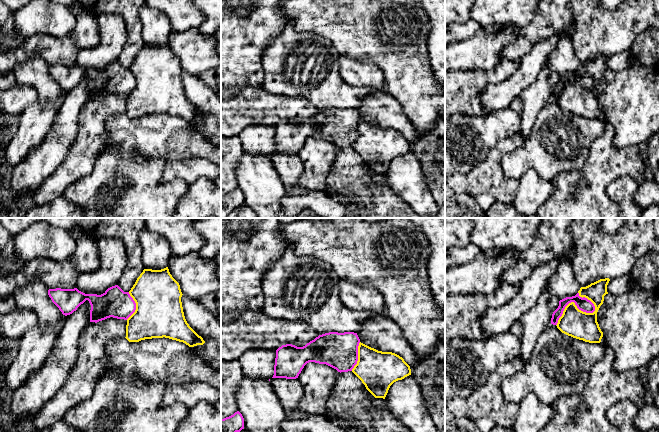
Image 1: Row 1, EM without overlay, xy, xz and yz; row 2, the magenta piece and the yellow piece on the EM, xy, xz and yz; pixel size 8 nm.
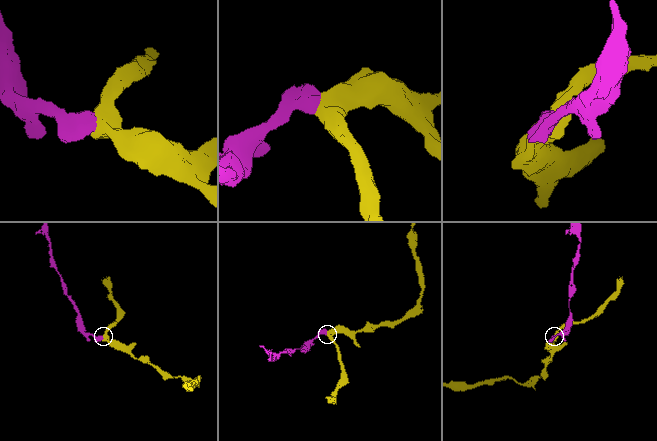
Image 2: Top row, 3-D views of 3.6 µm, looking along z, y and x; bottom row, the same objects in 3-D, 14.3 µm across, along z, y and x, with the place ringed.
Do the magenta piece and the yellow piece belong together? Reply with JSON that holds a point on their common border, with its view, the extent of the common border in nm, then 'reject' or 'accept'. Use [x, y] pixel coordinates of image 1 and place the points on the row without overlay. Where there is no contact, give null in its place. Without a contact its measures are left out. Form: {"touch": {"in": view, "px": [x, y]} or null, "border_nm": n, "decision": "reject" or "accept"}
{"touch": {"in": "yz", "px": [574, 78]}, "border_nm": 360, "decision": "reject"}

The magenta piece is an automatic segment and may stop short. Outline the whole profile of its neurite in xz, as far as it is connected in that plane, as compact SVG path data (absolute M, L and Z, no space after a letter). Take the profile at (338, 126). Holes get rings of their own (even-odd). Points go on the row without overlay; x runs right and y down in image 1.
M329 108L303 123L282 121L276 126L272 154L296 155L309 138L326 140L338 148L352 147L358 137L360 115L354 108Z

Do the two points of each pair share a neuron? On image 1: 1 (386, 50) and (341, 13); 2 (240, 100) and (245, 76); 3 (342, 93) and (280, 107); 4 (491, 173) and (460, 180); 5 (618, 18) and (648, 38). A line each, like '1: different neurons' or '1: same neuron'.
1: same neuron
2: different neurons
3: different neurons
4: same neuron
5: different neurons

